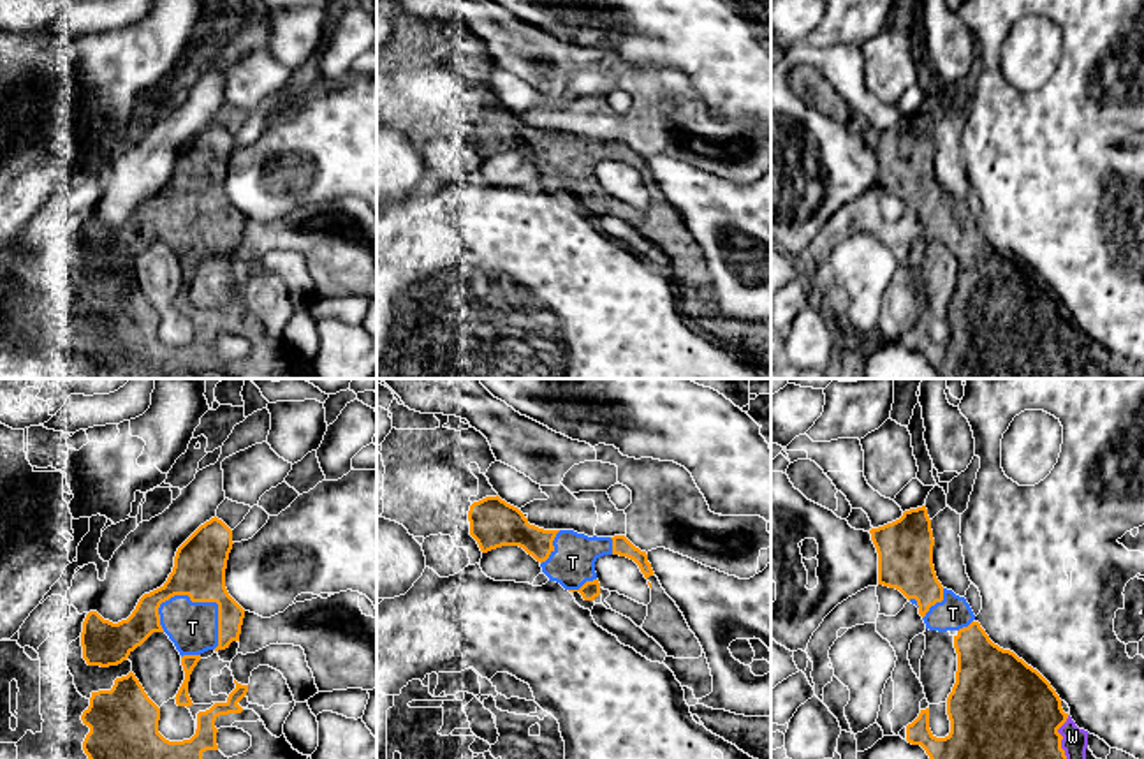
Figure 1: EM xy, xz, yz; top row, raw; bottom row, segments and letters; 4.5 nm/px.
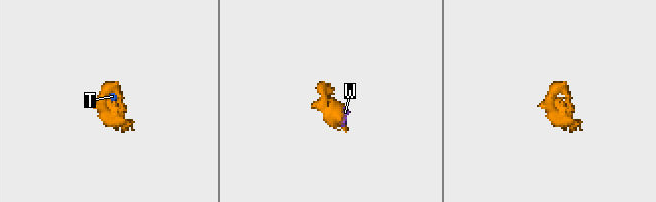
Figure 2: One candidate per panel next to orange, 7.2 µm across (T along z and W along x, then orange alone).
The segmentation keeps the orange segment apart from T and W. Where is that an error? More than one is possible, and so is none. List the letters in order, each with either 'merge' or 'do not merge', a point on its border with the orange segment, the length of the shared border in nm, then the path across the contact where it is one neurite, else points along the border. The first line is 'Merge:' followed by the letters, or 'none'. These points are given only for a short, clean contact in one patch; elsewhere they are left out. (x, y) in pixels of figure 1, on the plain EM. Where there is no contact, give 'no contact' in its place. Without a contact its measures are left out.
Merge: T, W
T: merge; contact xy (210, 206); length 340 nm
W: merge; contact yz (1060, 351); length 280 nm

